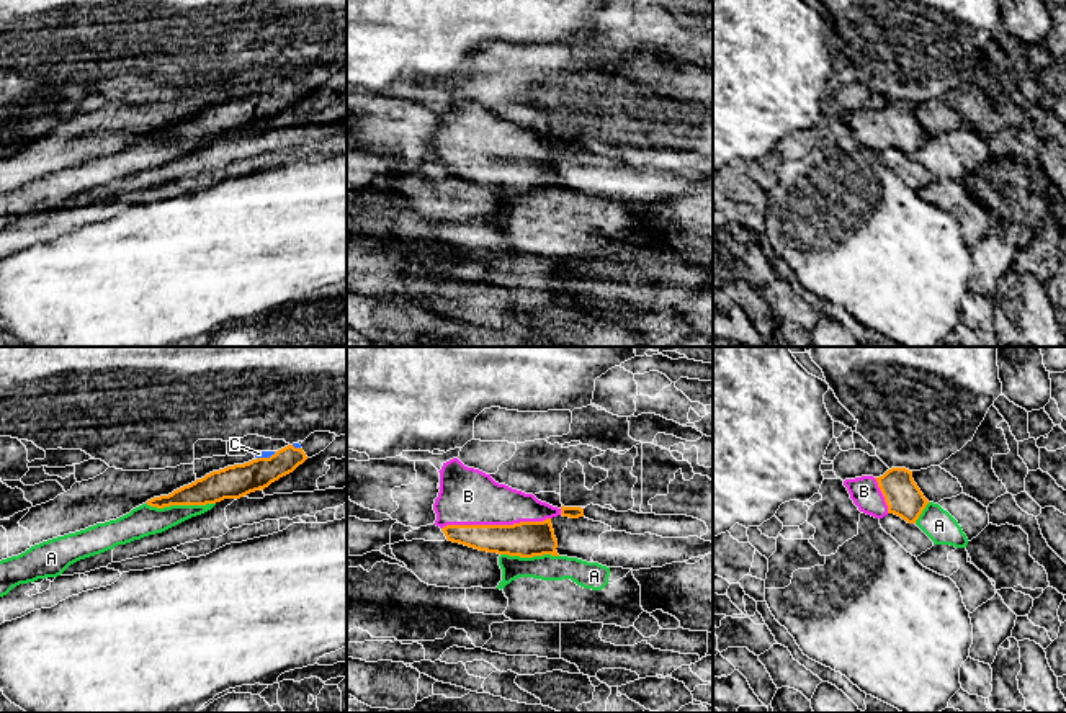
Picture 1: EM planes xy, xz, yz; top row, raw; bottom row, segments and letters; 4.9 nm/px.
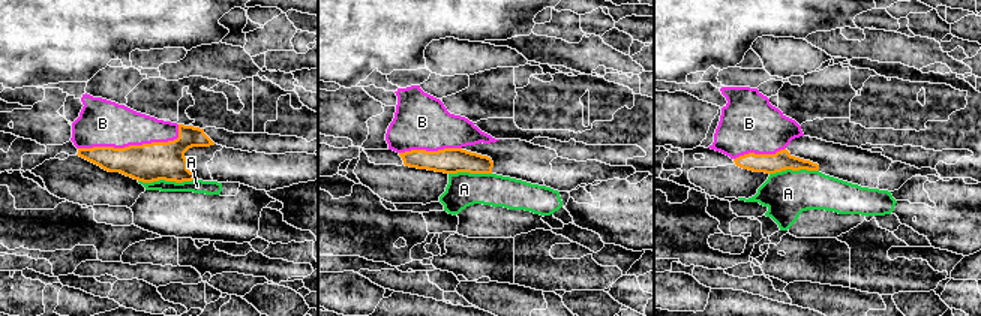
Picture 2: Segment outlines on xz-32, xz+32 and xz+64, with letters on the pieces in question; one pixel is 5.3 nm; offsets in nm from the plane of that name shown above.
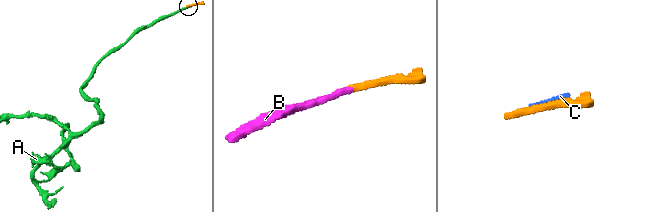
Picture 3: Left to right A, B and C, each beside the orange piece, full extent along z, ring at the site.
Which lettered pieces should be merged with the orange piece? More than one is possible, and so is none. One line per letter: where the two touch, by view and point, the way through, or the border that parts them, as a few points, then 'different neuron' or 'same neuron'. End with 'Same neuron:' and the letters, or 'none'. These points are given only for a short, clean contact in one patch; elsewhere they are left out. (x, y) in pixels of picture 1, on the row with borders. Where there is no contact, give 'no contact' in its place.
A: meets orange in xy at (180, 504); different neuron
B: meets orange in xz at (496, 525); same neuron
C: meets orange in xy at (265, 458); border along xy (275, 452), (257, 458); different neuron
Same neuron: B

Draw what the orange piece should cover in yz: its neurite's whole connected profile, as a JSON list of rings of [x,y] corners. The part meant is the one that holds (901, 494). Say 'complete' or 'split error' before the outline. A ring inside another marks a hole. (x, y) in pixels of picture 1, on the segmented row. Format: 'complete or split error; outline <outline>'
split error; outline [[[891,468],[883,476],[845,479],[850,499],[860,512],[875,518],[894,513],[907,523],[916,523],[929,500],[912,479],[912,471]]]

